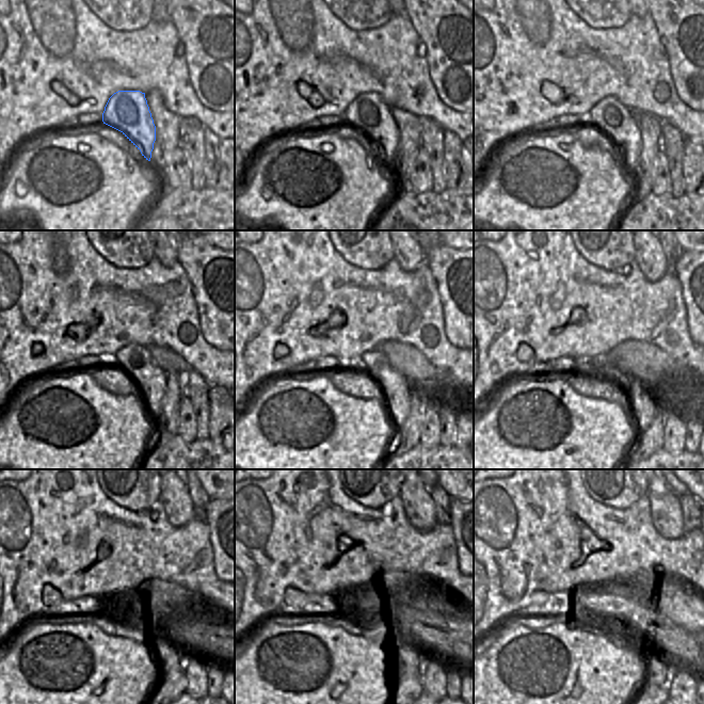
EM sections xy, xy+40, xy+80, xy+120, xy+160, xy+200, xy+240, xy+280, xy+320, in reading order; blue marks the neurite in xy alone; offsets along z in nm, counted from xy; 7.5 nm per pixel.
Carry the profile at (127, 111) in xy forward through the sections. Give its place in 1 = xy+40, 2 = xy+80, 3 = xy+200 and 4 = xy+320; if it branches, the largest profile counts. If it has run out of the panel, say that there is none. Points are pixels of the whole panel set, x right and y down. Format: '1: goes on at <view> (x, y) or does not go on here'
1: goes on at xy+40 (368, 113)
2: goes on at xy+80 (616, 121)
3: goes on at xy+200 (643, 410)
4: goes on at xy+320 (657, 670)

